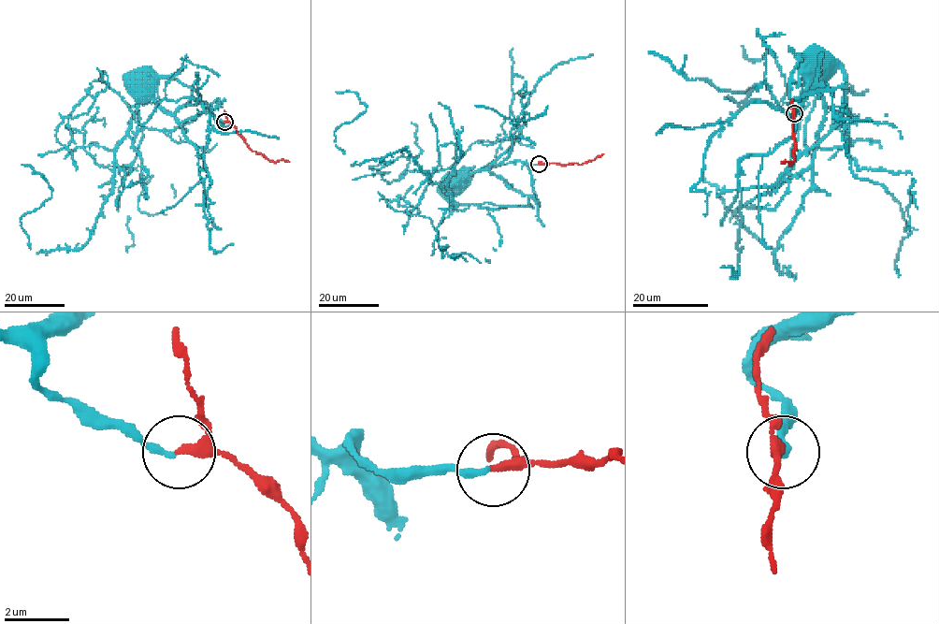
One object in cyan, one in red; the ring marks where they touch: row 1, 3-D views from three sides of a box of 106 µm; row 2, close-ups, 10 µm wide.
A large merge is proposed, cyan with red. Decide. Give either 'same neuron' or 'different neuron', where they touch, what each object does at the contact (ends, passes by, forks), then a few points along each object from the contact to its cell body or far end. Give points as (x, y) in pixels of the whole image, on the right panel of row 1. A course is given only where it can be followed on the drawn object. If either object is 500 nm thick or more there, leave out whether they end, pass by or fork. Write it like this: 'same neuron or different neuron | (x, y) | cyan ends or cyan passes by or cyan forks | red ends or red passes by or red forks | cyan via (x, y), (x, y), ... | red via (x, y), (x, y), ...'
same neuron | (794, 113) | cyan ends | red passes by | cyan via (794, 113), (801, 57), (791, 113), (746, 97), (766, 83), (794, 116), (802, 63), (789, 174) | red via (794, 113), (794, 160), (780, 164)

